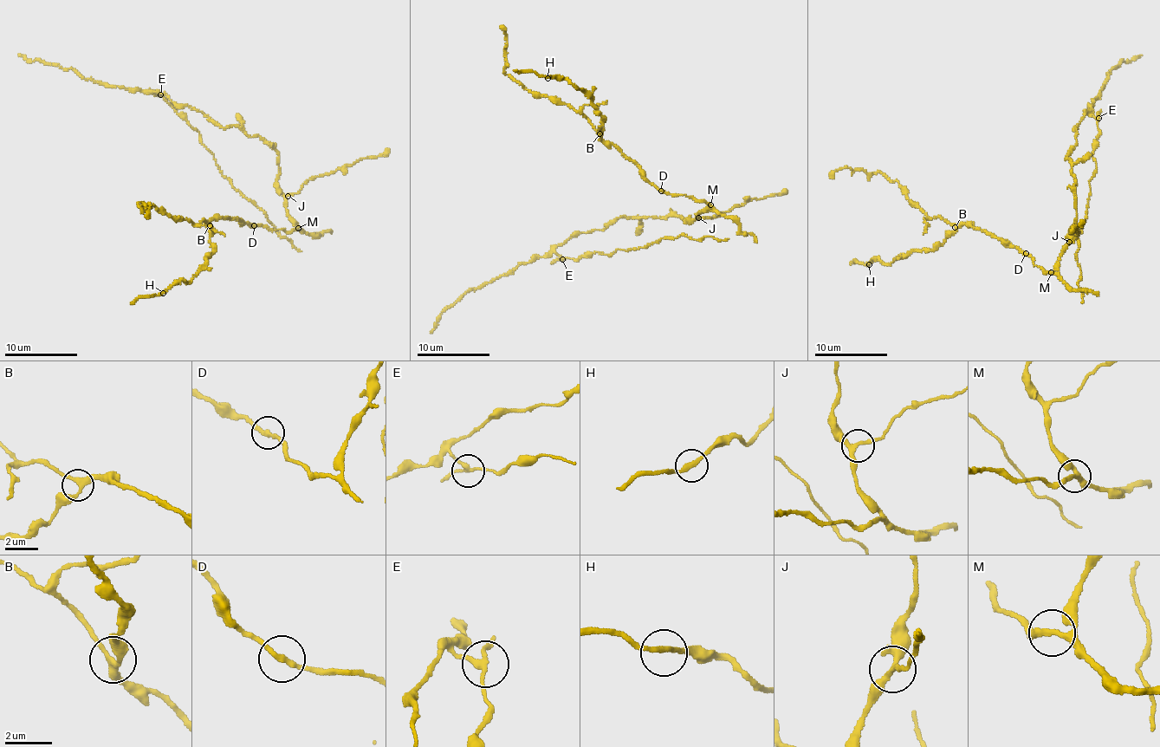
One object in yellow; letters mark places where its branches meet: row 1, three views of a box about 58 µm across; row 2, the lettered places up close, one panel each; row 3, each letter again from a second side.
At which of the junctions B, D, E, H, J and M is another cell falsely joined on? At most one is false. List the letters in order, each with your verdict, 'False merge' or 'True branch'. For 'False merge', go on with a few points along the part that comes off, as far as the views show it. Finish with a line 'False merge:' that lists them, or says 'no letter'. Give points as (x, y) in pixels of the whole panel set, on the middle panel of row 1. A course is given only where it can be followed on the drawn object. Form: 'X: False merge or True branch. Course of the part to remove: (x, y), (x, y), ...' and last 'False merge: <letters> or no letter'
B: True branch
D: True branch
E: False merge. Course of the part to remove: (562, 258), (596, 251), (609, 256), (682, 235), (729, 238)
H: True branch
J: True branch
M: True branch
False merge: E

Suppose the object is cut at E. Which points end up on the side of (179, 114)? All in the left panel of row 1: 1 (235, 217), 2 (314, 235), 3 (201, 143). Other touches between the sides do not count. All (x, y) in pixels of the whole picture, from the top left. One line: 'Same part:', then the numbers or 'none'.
Same part: 3

